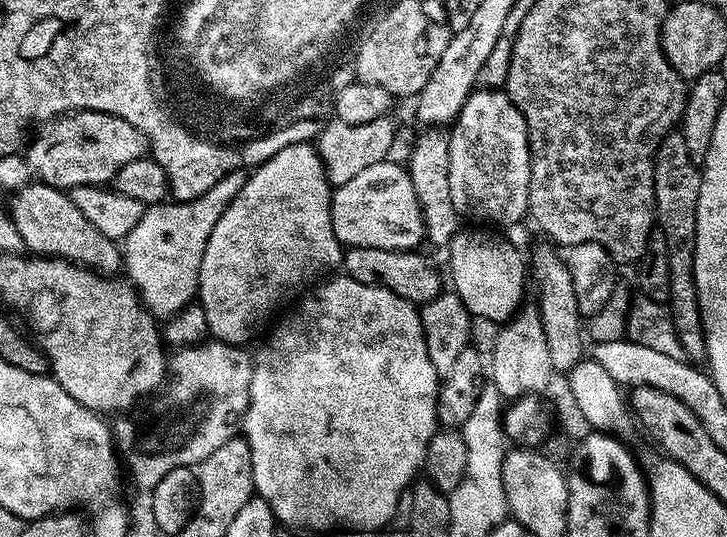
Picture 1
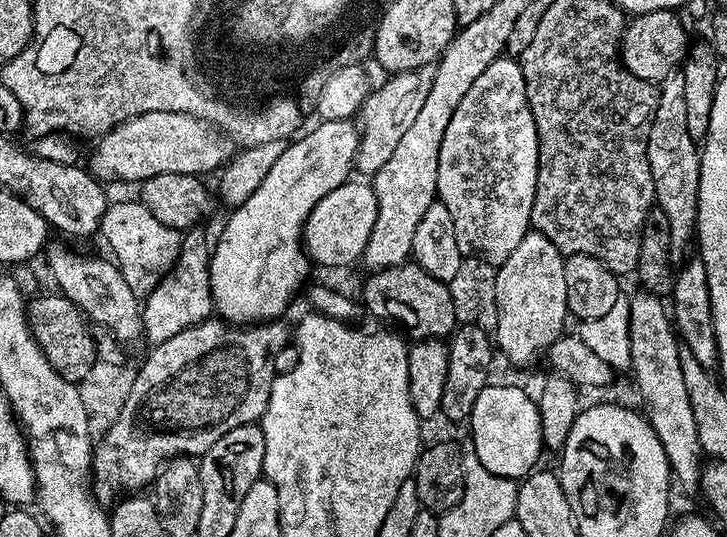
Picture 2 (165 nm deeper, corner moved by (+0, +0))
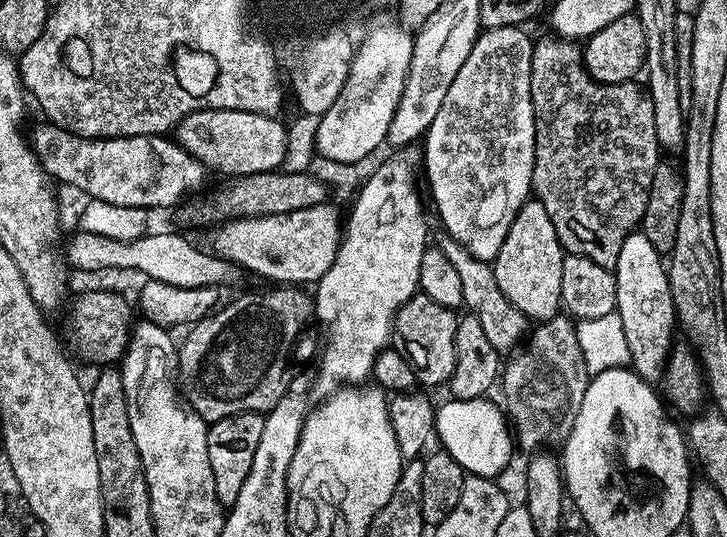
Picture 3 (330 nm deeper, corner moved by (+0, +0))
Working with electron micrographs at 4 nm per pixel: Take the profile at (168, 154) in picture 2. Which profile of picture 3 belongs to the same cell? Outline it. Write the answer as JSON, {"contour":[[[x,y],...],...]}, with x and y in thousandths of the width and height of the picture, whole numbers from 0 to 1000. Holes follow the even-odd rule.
{"contour":[[[285,201],[261,212],[254,223],[249,223],[239,240],[241,259],[272,302],[278,302],[282,315],[304,320],[308,331],[326,328],[343,328],[344,324],[360,324],[362,320],[378,320],[387,311],[393,294],[396,240],[385,246],[387,225],[380,216],[362,216],[354,209],[338,205],[300,205]]]}

